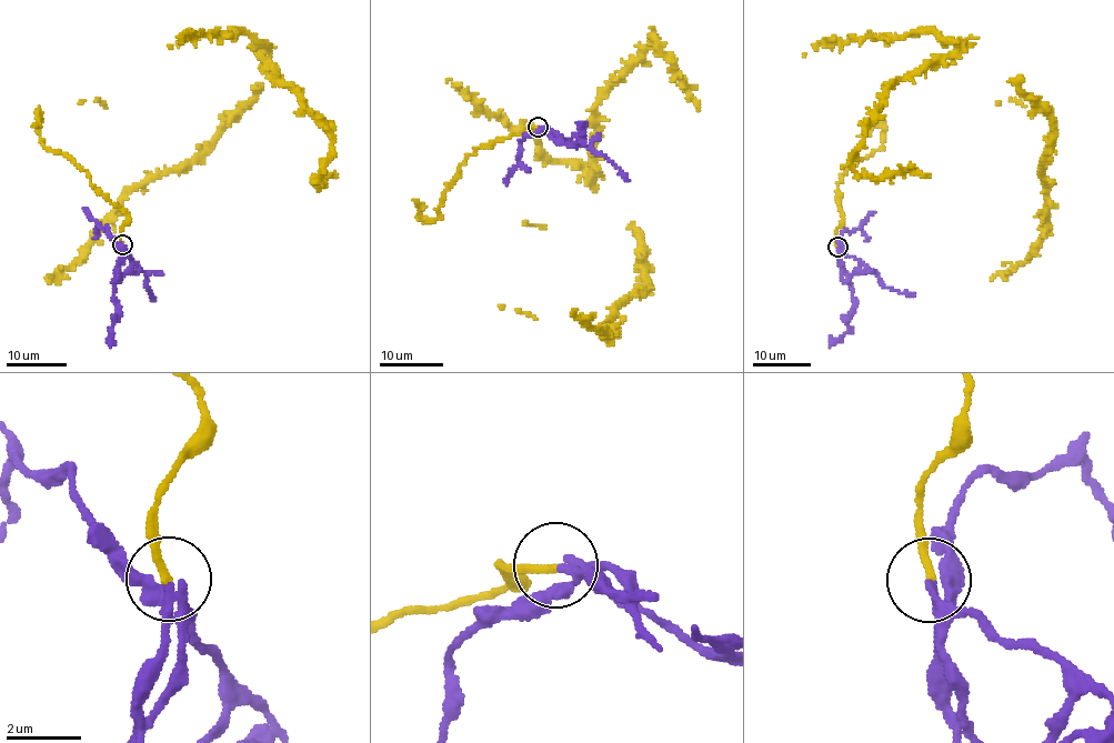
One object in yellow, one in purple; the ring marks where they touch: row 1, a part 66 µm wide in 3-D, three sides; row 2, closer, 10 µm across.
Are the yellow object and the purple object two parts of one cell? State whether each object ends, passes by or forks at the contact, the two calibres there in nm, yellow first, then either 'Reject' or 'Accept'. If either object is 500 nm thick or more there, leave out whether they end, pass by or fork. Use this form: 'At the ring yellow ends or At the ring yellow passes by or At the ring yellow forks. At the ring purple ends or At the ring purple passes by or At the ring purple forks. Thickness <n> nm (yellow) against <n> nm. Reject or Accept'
At the ring yellow ends. At the ring purple passes by. Thickness 200 nm (yellow) against 240 nm. Reject

